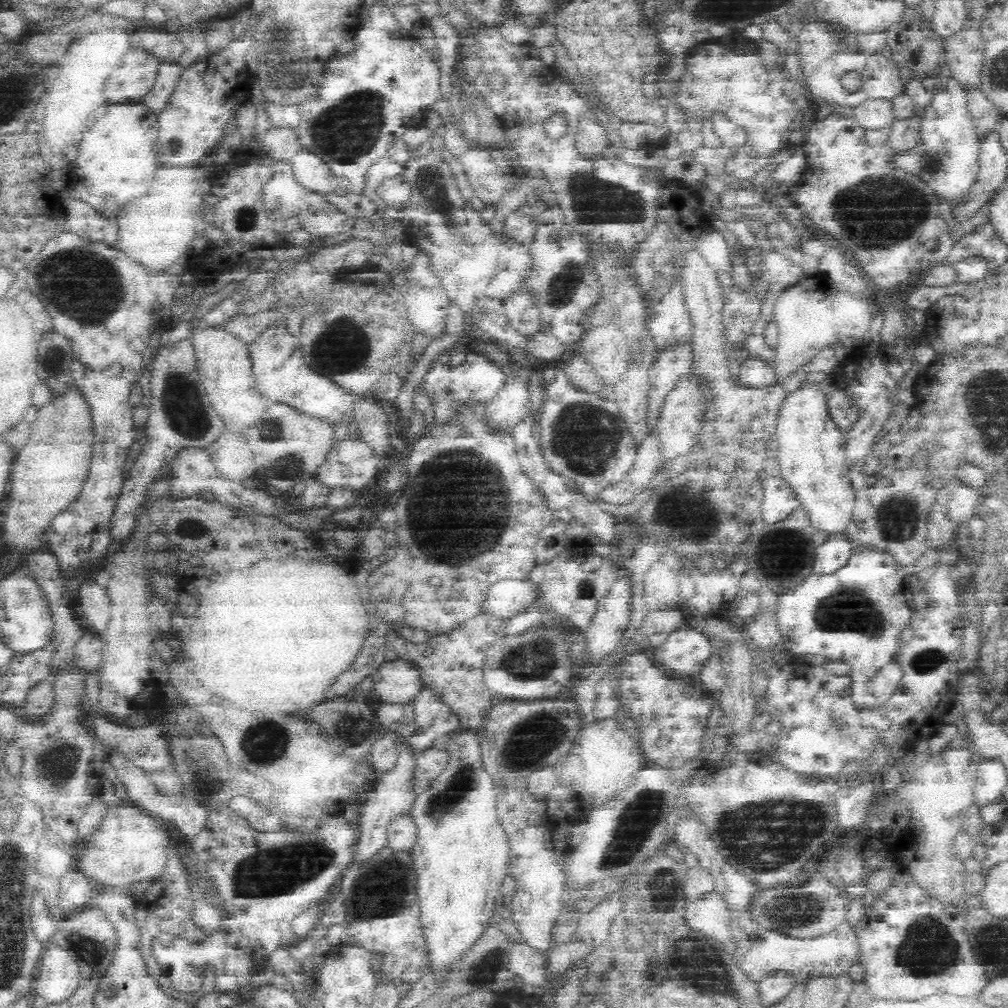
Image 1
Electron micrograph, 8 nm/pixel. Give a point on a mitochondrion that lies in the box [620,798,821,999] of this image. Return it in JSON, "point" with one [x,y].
{"point":[701,962]}

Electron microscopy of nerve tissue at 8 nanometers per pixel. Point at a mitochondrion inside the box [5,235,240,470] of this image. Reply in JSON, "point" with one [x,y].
{"point":[85,285]}

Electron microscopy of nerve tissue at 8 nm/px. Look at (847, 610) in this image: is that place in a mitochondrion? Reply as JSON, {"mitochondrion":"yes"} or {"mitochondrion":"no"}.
{"mitochondrion":"yes"}

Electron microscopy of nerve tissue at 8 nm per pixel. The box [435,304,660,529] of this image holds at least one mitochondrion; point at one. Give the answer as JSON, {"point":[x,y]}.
{"point":[584,435]}

